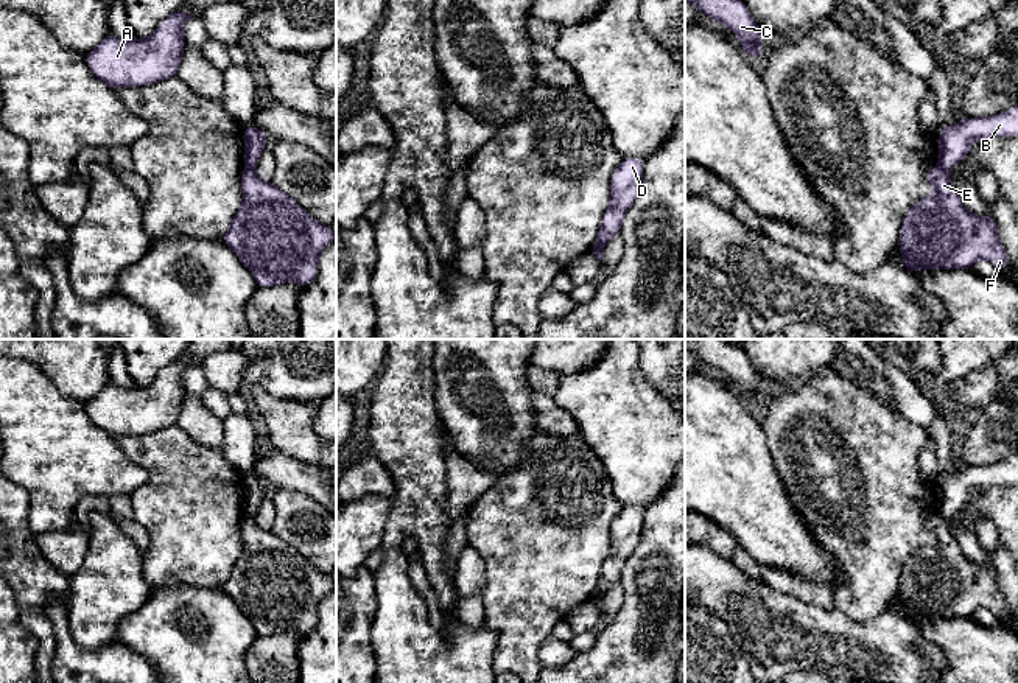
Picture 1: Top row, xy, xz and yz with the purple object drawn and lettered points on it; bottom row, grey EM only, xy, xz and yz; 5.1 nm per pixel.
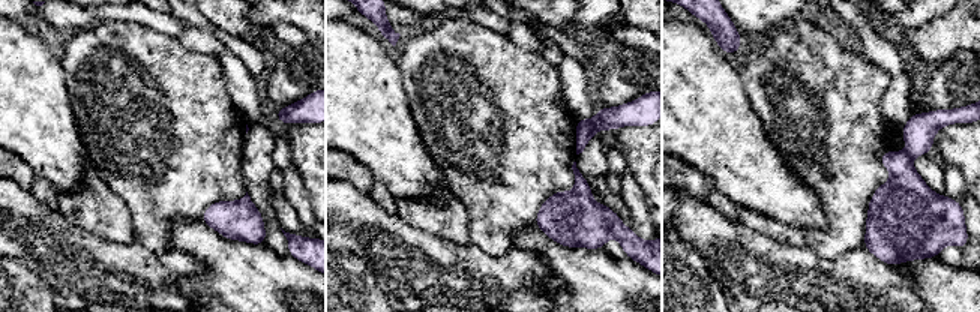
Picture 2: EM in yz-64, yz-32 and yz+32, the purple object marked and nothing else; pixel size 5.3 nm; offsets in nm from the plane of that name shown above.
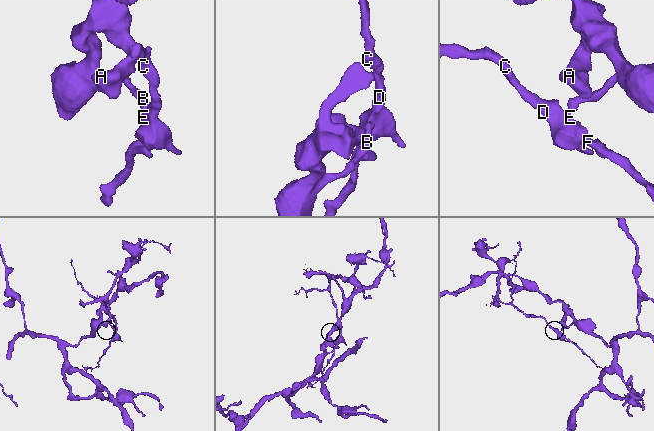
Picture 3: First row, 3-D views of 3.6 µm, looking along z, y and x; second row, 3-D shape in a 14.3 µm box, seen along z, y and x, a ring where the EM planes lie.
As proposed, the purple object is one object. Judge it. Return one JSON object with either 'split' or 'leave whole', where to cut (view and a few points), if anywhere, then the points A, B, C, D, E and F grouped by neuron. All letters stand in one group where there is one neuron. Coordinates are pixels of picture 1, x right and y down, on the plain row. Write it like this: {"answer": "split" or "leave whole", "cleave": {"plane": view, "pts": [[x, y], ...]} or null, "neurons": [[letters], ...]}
{"answer": "split", "cleave": {"plane": "xy", "pts": [[245, 515], [254, 517]]}, "neurons": [["A", "B"], ["C", "D", "E", "F"]]}

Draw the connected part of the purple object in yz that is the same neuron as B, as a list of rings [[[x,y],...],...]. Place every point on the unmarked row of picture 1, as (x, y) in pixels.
[[[1018,454],[993,465],[960,467],[957,473],[939,478],[939,515],[951,520],[974,490],[988,485],[1018,484]]]

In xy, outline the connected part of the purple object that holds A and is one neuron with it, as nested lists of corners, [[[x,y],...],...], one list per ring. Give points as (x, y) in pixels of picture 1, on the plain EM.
[[[177,358],[146,387],[107,383],[86,403],[90,420],[111,437],[140,436],[177,423],[184,403],[184,372],[191,364]]]

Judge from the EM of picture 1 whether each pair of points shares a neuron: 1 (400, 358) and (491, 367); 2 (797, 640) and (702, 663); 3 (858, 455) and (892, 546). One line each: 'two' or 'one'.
1: two
2: two
3: one

